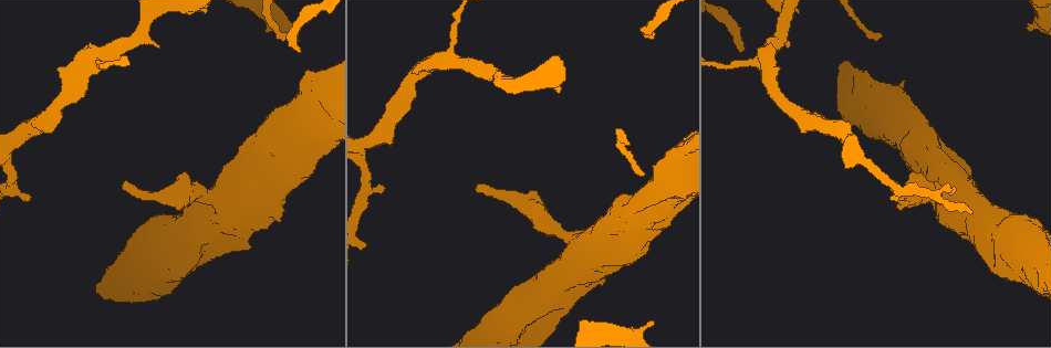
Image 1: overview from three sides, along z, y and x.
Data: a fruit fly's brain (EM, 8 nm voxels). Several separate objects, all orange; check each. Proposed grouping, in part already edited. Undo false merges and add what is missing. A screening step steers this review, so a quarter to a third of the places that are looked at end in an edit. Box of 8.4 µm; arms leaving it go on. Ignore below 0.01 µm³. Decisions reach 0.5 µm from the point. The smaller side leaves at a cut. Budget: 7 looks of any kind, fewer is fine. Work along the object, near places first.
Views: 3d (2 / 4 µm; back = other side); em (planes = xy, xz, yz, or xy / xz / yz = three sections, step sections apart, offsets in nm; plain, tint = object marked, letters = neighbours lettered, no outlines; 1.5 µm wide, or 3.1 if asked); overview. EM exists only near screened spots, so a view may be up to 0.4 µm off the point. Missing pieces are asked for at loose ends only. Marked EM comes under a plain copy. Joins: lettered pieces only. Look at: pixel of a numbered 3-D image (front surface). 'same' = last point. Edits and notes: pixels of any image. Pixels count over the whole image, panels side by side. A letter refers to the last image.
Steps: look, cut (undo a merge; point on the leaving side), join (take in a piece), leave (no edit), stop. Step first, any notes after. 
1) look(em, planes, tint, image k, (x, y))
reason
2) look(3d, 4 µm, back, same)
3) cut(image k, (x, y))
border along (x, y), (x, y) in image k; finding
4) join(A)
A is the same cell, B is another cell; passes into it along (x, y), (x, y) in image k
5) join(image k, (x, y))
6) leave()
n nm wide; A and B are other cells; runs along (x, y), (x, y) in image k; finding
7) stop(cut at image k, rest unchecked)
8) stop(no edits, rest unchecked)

look(em, xz, step 8, tint, image 1, (1031, 31))
branch stops here

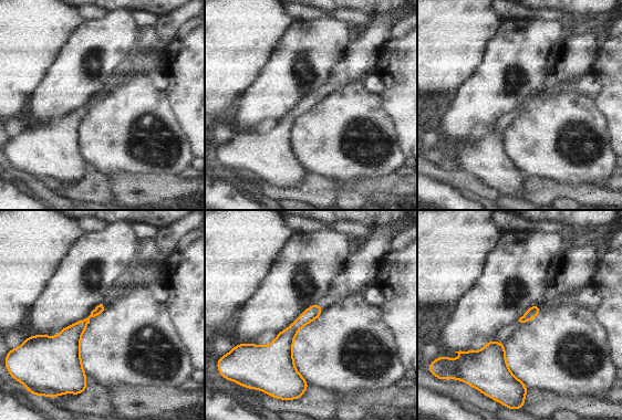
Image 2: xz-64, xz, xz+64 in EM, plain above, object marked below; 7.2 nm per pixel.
look(em, planes, letters, same)
cut it another way

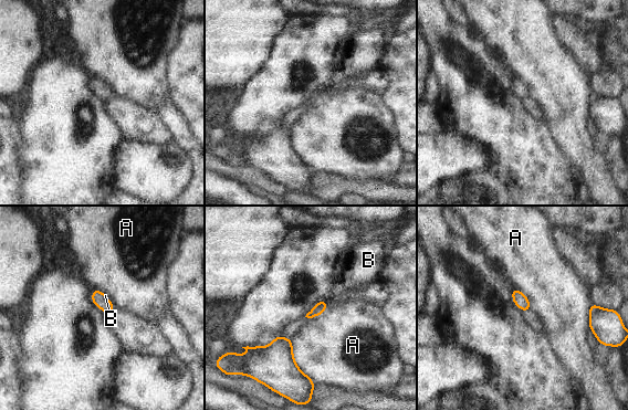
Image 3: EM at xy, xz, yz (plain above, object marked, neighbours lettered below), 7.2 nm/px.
join(B)
A touches over 360 nm; B is the same cell, A is another cell; passes into it along (322, 305), (326, 302), (352, 279) in image 3; the neuron continues

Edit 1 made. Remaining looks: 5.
look(em, planes, letters, image 1, (247, 241))
stops while still wide

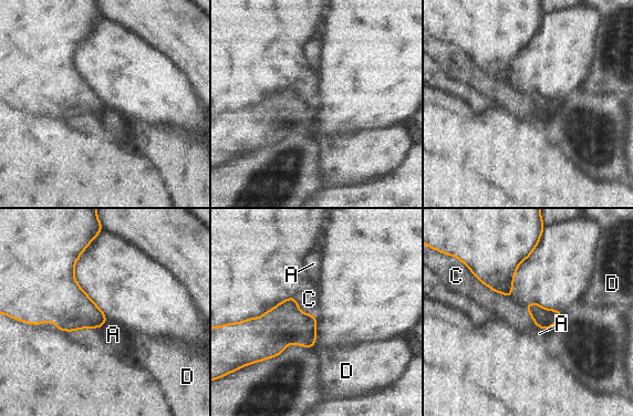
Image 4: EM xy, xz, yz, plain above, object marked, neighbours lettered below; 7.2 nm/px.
leave()
A, C and D are other cells; border along (462, 261), (479, 281), (511, 299) in image 4; none of them fits

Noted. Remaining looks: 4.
look(em, yz, step 8, letters, image 1, (478, 185))
end of a long branch

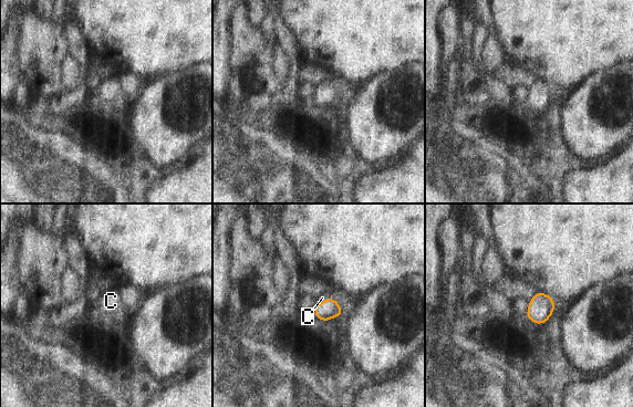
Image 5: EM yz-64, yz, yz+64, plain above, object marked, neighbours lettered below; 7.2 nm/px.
join(C)
C is the same cell; passes into it along (329, 309), (327, 299), (322, 298) in image 5; it goes on there

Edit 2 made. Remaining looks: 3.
stop(join at image 3, join at image 5, rest unchecked)

